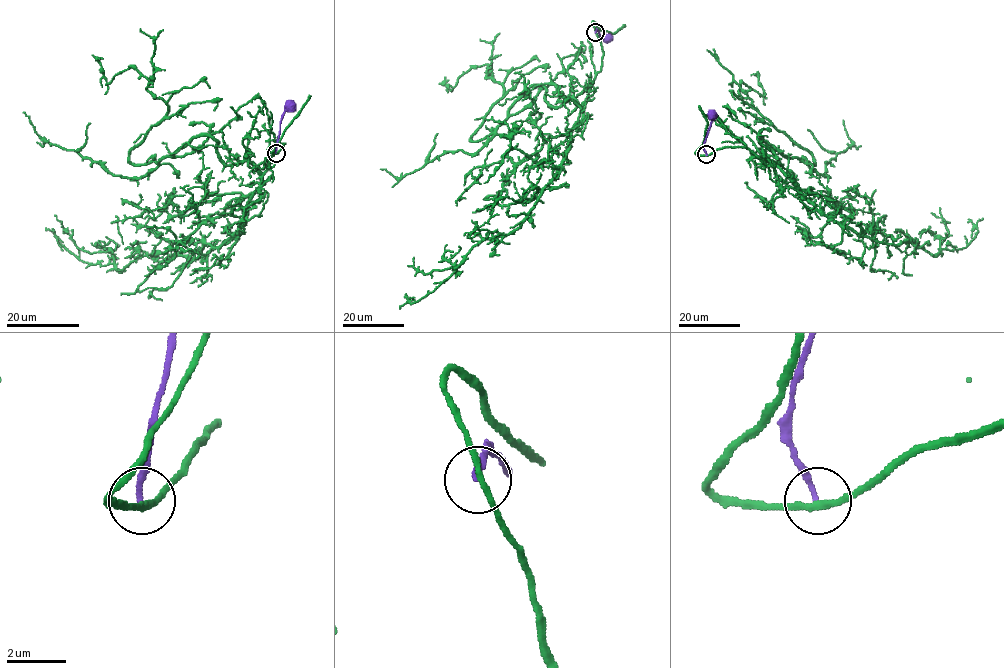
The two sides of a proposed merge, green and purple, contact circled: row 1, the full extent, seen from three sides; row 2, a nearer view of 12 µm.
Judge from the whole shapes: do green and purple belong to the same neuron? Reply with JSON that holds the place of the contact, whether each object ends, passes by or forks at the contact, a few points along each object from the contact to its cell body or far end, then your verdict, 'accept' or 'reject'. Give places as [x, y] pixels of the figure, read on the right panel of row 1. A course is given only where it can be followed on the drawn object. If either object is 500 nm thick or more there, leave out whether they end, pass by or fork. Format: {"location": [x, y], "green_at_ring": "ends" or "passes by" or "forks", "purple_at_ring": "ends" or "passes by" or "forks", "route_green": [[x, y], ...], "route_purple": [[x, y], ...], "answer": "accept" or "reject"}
{"location": [706, 154], "green_at_ring": "passes by", "purple_at_ring": "ends", "route_green": [[706, 155], [743, 147], [767, 165], [769, 145], [815, 165], [740, 94], [741, 81], [765, 94], [751, 75]], "route_purple": [[707, 155], [704, 143], [712, 111]], "answer": "reject"}

